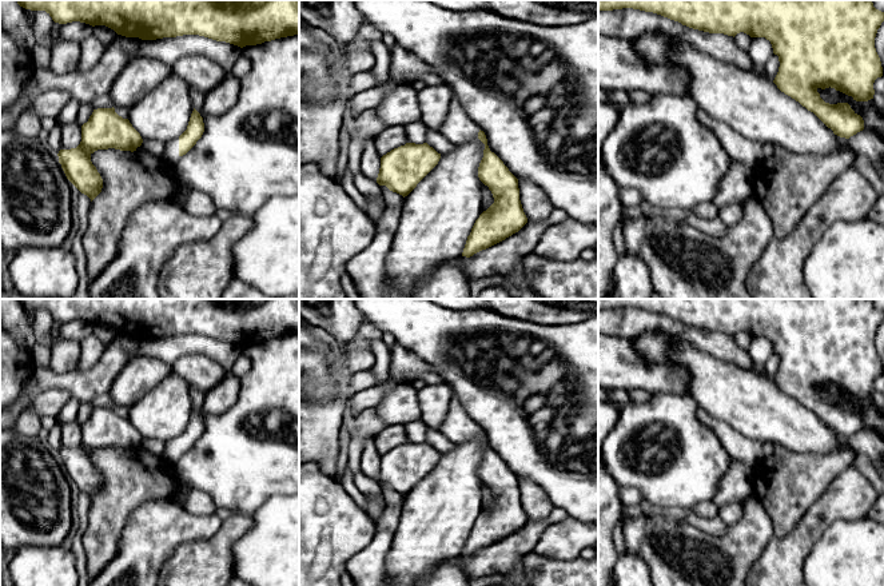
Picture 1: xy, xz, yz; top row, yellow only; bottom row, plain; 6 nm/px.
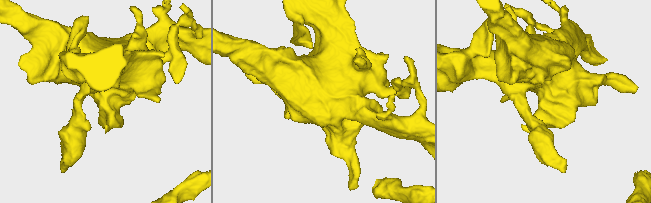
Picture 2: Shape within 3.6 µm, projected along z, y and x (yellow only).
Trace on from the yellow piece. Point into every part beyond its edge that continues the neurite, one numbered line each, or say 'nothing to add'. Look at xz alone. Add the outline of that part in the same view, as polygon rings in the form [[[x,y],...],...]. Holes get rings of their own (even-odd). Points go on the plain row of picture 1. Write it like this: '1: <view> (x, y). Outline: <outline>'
1: xz (458, 427). Outline: [[[453,392],[450,412],[439,431],[453,443],[466,442],[478,438],[479,426],[466,414],[457,395]]]

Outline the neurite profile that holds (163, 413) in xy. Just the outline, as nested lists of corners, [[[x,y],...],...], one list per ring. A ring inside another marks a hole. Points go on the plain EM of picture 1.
[[[171,372],[130,407],[128,419],[143,439],[167,443],[187,428],[192,410],[190,383]]]

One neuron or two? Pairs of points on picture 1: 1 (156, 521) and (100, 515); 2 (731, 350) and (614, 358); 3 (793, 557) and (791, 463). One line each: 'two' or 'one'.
1: two
2: two
3: two

